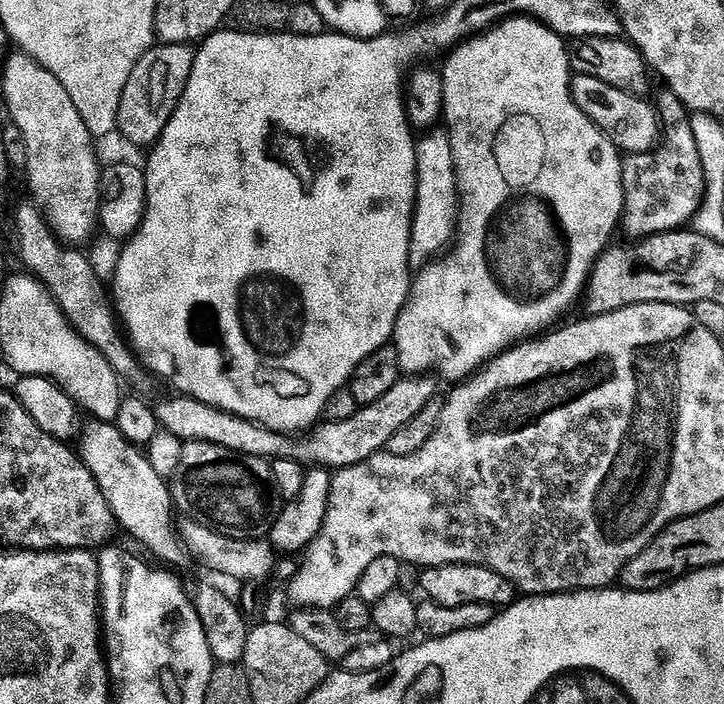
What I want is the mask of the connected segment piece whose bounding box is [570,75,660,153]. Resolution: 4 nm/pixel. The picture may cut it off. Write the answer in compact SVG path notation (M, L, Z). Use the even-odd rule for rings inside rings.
M573 75L570 80L572 101L594 122L594 126L613 141L617 149L628 152L646 152L656 142L658 132L658 112L655 107L643 104L638 97L626 88L615 88L606 82L598 82L598 78ZM657 120L657 122L656 122ZM624 148L625 149L624 149Z

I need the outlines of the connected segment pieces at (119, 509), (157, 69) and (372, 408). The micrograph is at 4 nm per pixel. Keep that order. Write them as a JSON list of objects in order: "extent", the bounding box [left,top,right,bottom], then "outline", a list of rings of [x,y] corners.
[{"extent":[78,423,187,566],"outline":[[[91,423],[84,428],[84,437],[80,440],[78,452],[94,474],[106,502],[112,508],[112,513],[116,515],[117,525],[123,531],[125,528],[158,559],[168,563],[165,565],[176,566],[172,564],[187,561],[186,550],[174,529],[174,501],[165,477],[157,474],[154,466],[150,466],[147,455],[137,445],[124,439],[115,423]]]},{"extent":[116,43,197,149],"outline":[[[157,43],[140,57],[130,74],[130,82],[126,82],[126,90],[122,90],[122,102],[118,106],[118,122],[116,123],[119,135],[124,135],[130,143],[137,144],[140,148],[147,149],[155,145],[166,130],[190,82],[196,53],[197,49],[191,43]]]},{"extent":[295,378,434,470],"outline":[[[402,378],[396,383],[394,390],[382,394],[378,402],[363,405],[353,416],[348,416],[345,420],[336,420],[333,424],[321,423],[313,427],[303,437],[305,440],[297,446],[295,455],[305,465],[321,464],[324,468],[339,470],[383,453],[390,442],[390,434],[396,433],[401,426],[406,426],[406,422],[410,422],[410,418],[414,418],[414,414],[418,414],[418,410],[422,410],[422,406],[426,406],[426,402],[432,400],[434,389],[426,380],[429,379]]]}]

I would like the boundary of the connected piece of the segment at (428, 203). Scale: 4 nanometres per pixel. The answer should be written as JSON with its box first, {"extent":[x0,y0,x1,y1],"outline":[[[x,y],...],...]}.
{"extent":[410,130,458,262],"outline":[[[436,130],[423,138],[416,146],[416,210],[412,218],[410,256],[413,261],[426,262],[443,251],[453,237],[458,222],[458,193],[456,167],[447,135]]]}

